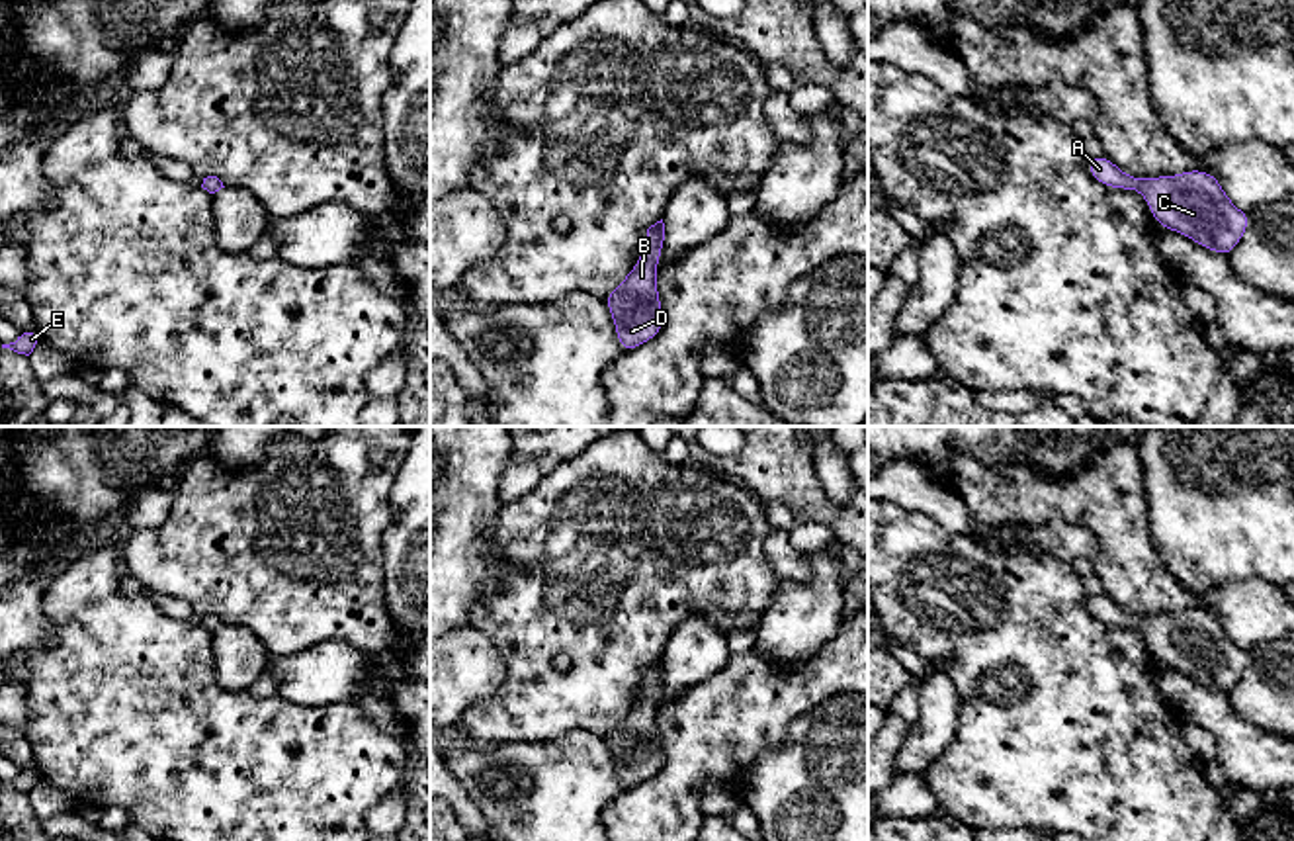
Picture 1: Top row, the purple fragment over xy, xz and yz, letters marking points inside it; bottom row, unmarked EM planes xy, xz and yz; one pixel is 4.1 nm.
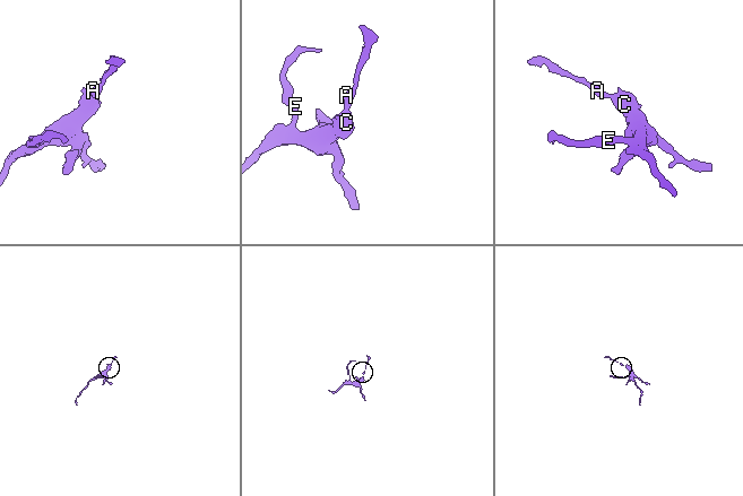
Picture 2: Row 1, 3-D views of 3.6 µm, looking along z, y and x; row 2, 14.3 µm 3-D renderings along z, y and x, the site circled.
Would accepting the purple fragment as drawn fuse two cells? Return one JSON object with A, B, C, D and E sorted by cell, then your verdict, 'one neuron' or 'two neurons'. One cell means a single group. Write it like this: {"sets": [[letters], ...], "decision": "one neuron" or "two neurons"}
{"sets": [["A", "B", "C", "D", "E"]], "decision": "one neuron"}

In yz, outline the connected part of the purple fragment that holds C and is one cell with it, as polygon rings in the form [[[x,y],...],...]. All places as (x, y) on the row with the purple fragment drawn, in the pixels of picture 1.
[[[1087,156],[1087,164],[1097,182],[1116,190],[1138,190],[1161,227],[1224,256],[1229,256],[1249,227],[1249,213],[1237,209],[1206,170],[1136,178],[1108,156]]]

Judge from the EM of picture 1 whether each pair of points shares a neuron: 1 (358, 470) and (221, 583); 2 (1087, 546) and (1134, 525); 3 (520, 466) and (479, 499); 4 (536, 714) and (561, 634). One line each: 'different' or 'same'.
1: same
2: different
3: different
4: same

